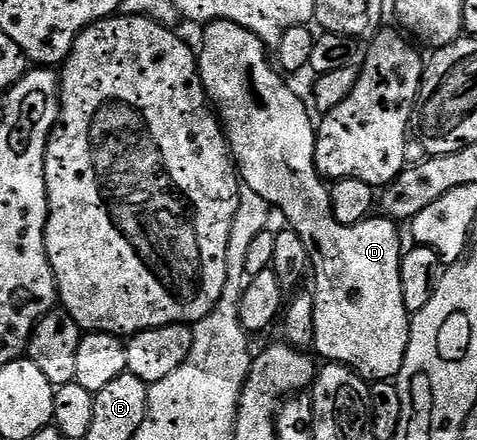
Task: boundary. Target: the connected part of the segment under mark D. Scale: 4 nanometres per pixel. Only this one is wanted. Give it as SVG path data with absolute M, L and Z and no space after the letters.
M212 21L203 29L206 30L202 33L202 50L199 48L196 53L198 74L202 76L213 108L220 111L241 184L252 187L252 191L256 191L256 195L275 210L282 209L283 215L290 220L287 221L289 228L295 229L310 249L316 315L313 348L318 349L317 356L326 357L322 359L327 362L347 366L371 382L397 378L404 363L412 320L400 291L404 244L398 238L399 226L385 215L371 215L355 225L341 225L334 218L327 182L314 166L313 152L308 151L316 140L315 118L310 118L308 105L306 110L305 103L282 82L283 74L266 62L268 46L255 33L231 21Z

